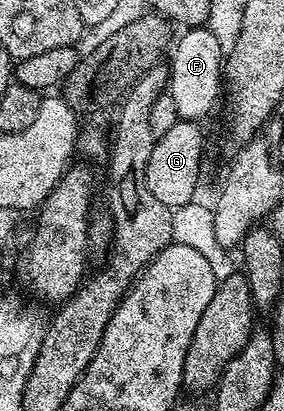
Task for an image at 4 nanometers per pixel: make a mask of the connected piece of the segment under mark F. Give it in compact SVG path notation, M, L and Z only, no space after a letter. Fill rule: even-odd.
M206 26L186 29L182 34L170 49L167 60L169 95L180 119L202 120L214 108L219 90L221 94L225 55L215 35Z

